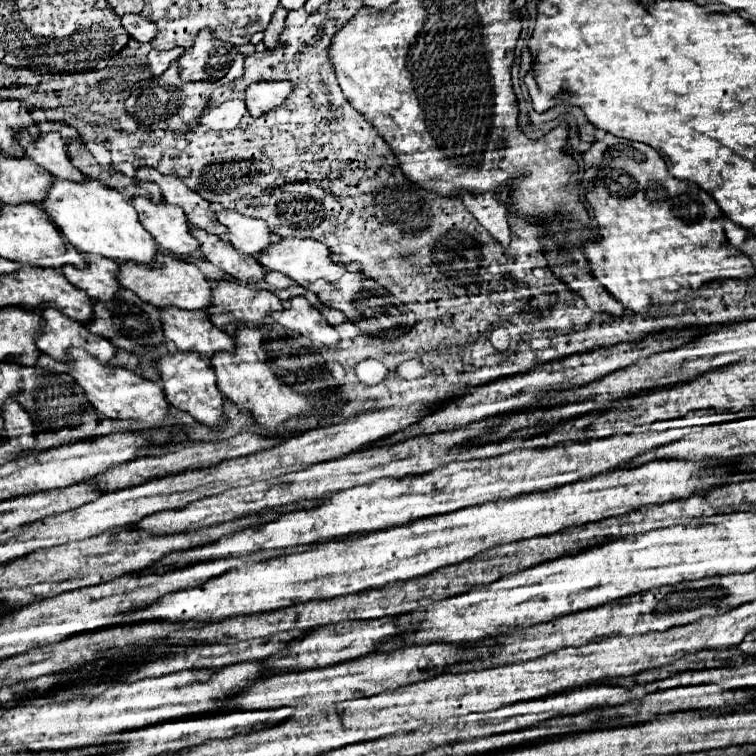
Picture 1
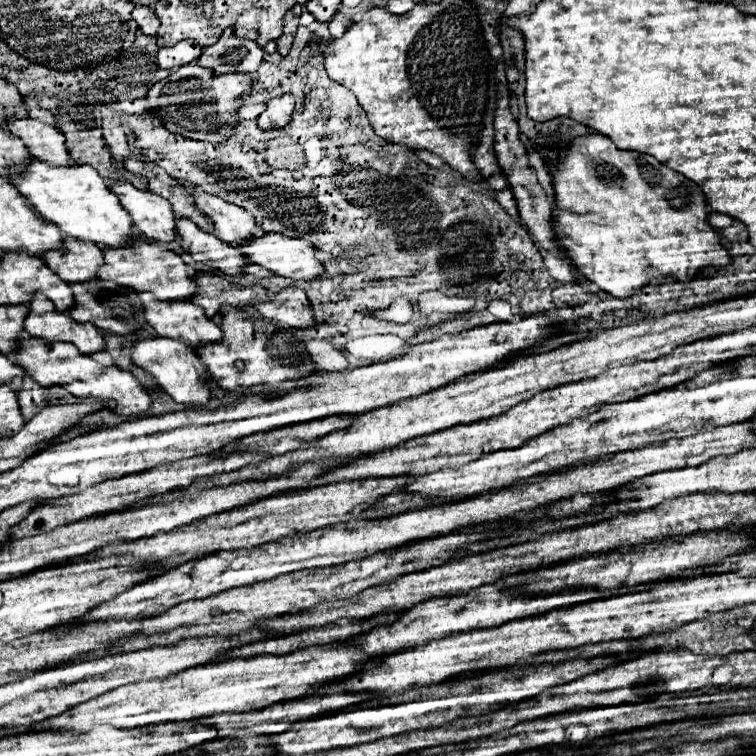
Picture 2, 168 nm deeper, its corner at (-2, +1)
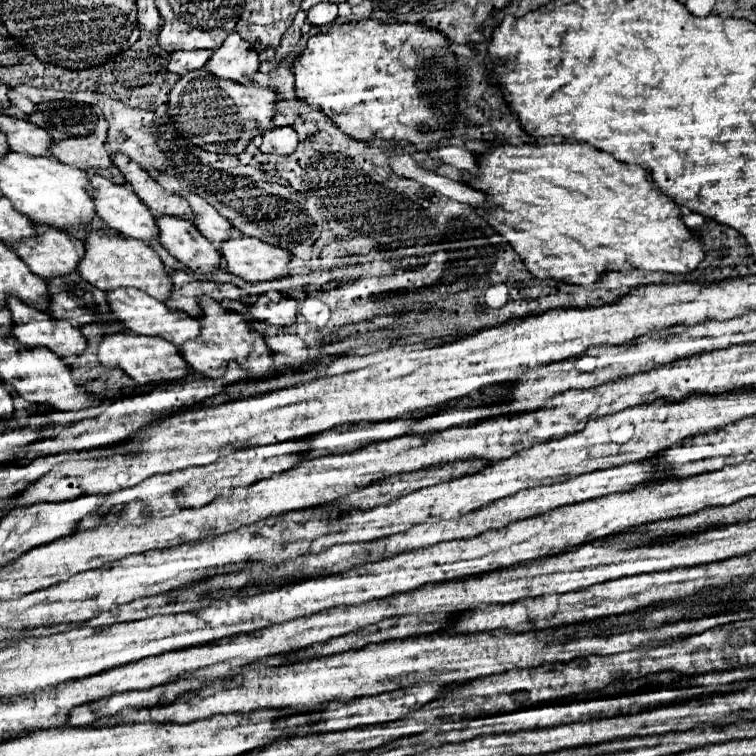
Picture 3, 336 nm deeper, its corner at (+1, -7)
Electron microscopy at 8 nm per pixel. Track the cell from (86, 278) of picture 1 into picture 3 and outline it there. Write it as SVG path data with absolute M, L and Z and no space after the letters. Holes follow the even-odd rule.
M38 226L38 238L30 238L22 242L22 246L12 248L26 266L44 280L74 272L86 252L82 240L46 226Z

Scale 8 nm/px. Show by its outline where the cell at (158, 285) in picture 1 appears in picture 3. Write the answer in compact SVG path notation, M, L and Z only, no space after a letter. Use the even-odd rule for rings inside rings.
M114 230L90 232L90 236L86 240L86 254L82 258L82 264L78 266L78 272L82 274L82 278L86 278L86 282L90 282L92 286L100 288L104 292L132 287L148 292L150 296L154 296L162 302L172 292L170 274L166 272L158 254L146 242L136 240L136 238L124 238L122 234L118 234Z

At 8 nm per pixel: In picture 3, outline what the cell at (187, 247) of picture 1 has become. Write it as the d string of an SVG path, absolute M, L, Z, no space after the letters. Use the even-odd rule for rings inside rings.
M94 174L90 182L94 186L96 212L110 228L144 242L158 240L160 232L156 218L132 190L128 190L126 186L112 184L98 174Z

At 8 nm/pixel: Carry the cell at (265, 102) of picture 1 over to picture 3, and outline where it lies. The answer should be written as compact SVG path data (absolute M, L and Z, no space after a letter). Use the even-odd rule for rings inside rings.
M276 126L272 130L266 130L262 134L262 152L272 152L272 154L290 154L298 146L298 134L292 126Z

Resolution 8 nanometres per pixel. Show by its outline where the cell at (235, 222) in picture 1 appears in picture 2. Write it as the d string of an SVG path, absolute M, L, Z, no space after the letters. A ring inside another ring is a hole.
M195 188L193 198L197 206L213 220L215 234L223 242L235 246L237 242L249 240L257 232L257 224L247 210L229 204L213 194L207 194L201 188Z

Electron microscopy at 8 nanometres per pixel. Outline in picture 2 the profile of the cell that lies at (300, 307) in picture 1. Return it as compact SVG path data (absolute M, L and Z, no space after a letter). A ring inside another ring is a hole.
M283 288L268 302L256 302L253 306L264 318L273 324L291 326L291 328L311 328L313 310L301 288Z

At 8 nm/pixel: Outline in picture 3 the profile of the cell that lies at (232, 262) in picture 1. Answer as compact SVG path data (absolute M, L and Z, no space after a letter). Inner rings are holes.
M162 216L156 220L160 228L160 244L196 274L212 274L222 268L218 246L206 240L200 230L182 218Z

